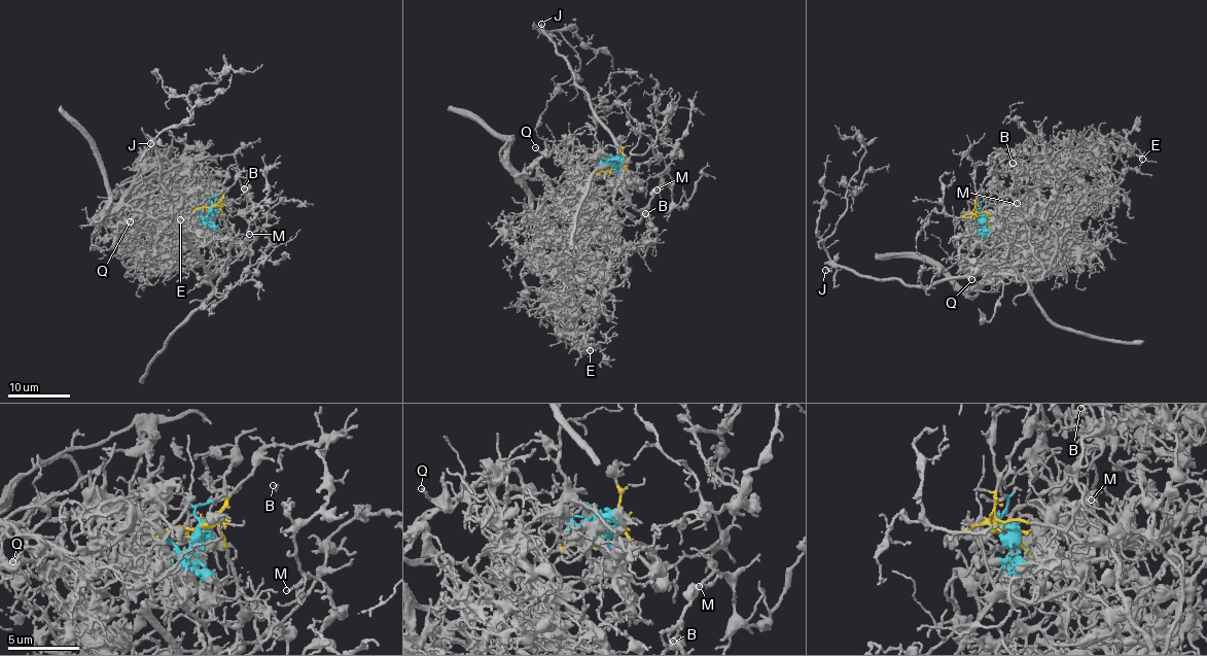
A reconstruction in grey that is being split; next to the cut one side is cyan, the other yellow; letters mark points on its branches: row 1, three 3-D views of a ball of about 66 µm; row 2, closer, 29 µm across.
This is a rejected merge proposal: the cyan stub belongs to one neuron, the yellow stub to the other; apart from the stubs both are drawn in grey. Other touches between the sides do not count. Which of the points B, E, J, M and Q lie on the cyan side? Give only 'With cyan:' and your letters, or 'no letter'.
With cyan: E, Q

